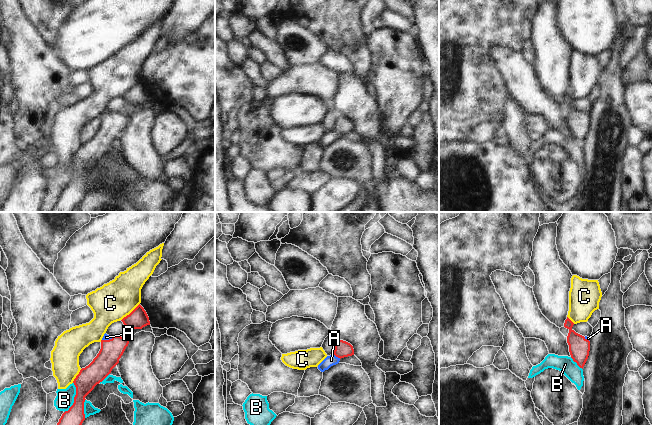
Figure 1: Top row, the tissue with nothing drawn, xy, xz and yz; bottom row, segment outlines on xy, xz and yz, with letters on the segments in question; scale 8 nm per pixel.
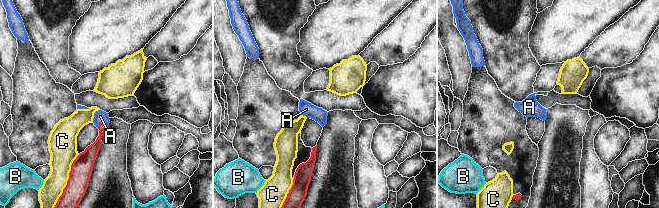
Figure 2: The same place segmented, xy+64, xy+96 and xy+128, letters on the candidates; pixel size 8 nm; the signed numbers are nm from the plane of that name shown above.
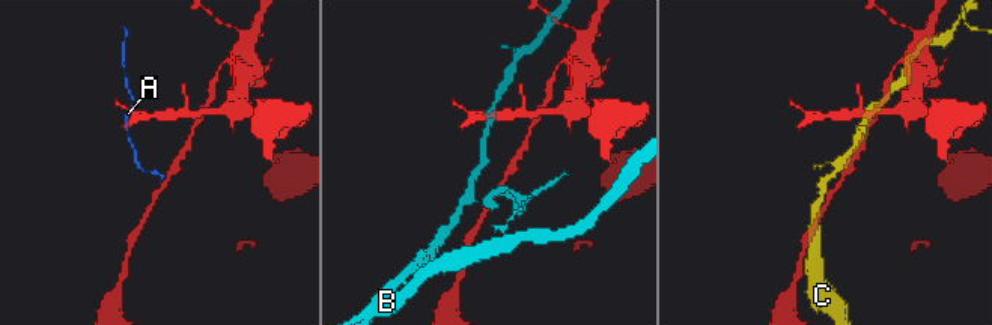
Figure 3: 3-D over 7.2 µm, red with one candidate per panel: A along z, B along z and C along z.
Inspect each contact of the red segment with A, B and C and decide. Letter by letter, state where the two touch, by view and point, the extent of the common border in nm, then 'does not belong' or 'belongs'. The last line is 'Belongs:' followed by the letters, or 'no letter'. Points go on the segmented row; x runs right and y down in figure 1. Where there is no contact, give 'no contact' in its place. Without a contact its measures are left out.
A: xz (337, 356) | 70 nm | belongs
B: xy (74, 398) | 260 nm | does not belong
C: xy (131, 312) | 200 nm | does not belong
Belongs: A

